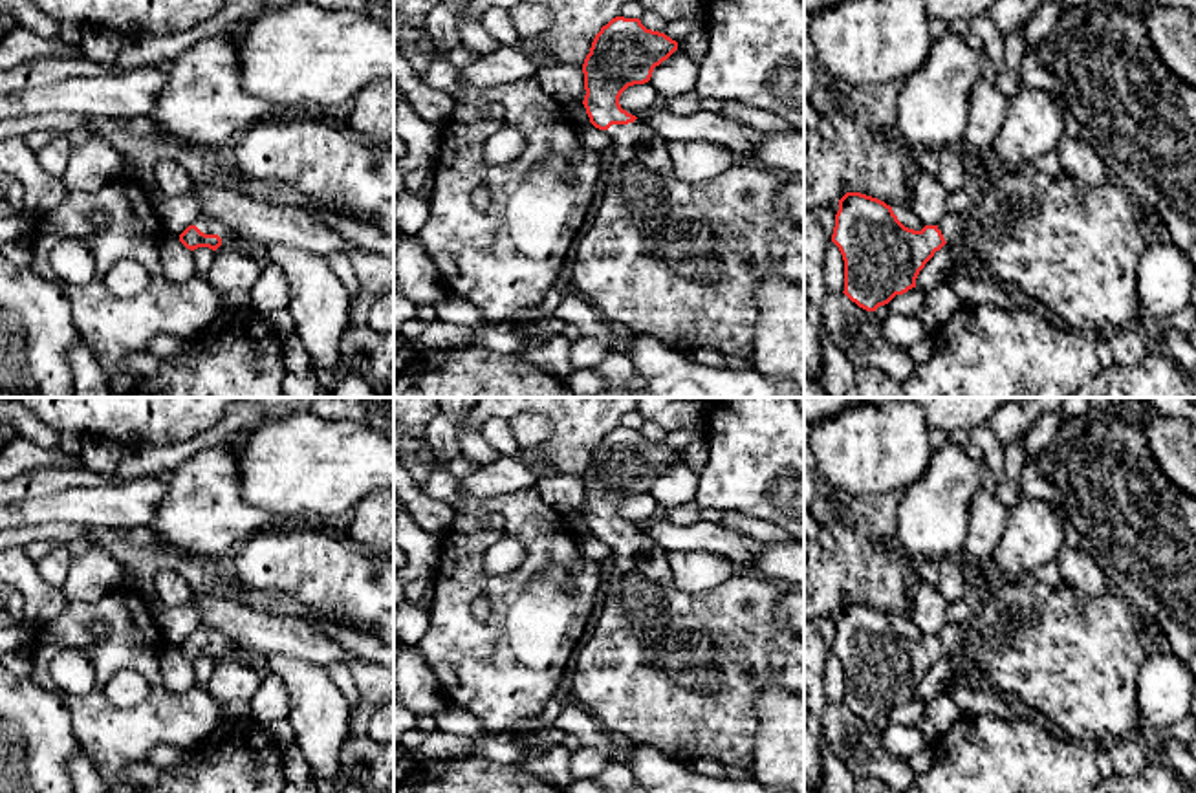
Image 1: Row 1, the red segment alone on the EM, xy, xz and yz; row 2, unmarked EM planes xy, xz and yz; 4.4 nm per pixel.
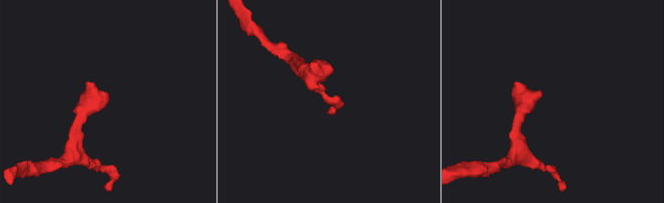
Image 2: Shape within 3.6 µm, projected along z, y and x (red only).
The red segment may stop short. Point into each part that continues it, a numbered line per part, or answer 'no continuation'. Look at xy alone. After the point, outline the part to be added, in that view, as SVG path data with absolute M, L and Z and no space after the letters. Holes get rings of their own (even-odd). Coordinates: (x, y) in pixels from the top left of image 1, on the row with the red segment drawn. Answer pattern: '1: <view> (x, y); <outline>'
1: xy (209, 226); M200 216L194 223L205 234L218 234L222 244L234 242L240 234L222 220Z

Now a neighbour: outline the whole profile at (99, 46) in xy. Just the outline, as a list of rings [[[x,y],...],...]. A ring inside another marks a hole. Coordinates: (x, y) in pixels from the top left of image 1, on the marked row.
[[[88,29],[82,40],[77,44],[81,59],[112,64],[119,55],[123,37],[115,31]]]

